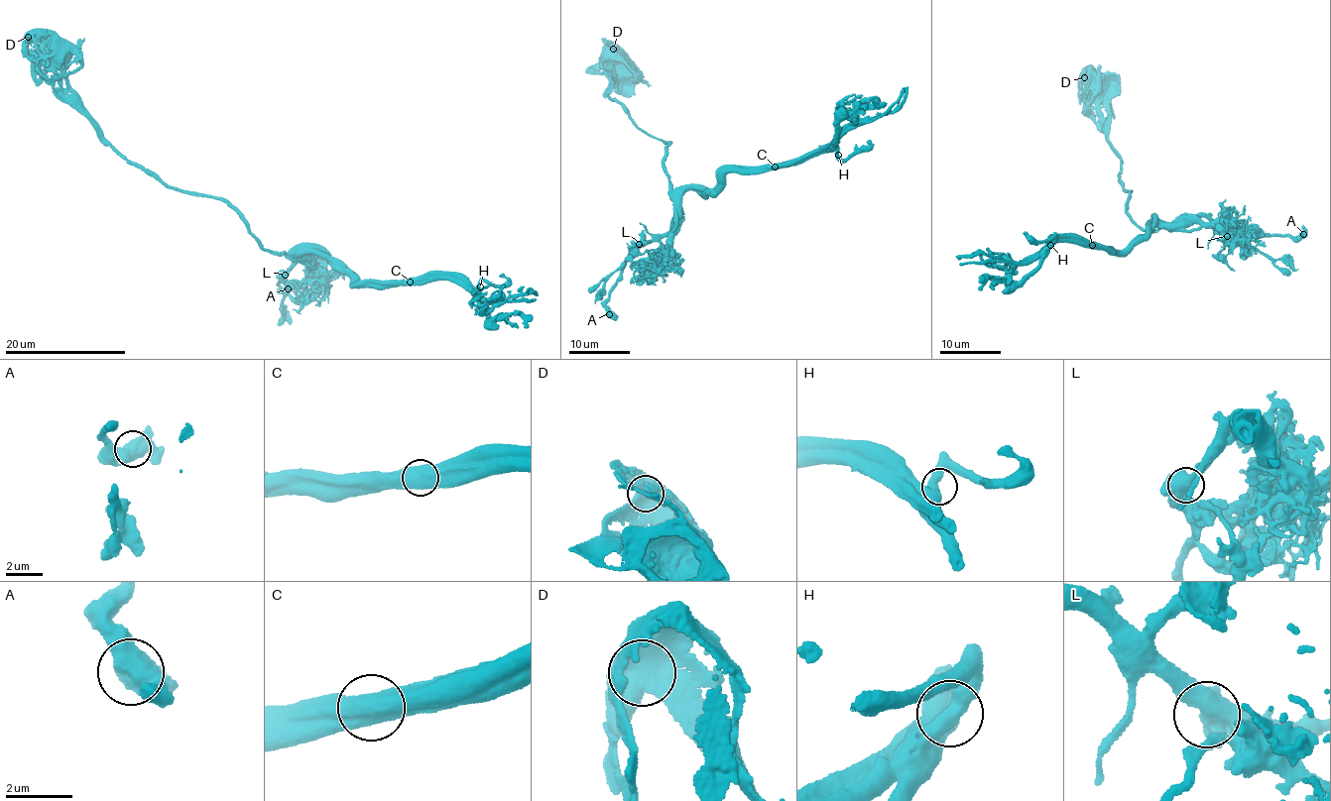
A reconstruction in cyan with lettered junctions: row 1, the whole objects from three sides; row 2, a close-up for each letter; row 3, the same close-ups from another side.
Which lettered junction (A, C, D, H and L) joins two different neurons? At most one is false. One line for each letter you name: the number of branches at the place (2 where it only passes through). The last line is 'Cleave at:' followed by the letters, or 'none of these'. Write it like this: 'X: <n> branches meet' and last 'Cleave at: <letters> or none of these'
C: 2 branches meet
Cleave at: C

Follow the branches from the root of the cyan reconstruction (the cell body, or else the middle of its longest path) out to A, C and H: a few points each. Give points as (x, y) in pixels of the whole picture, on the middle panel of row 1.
A: (616, 69), (614, 78), (605, 73), (608, 96), (667, 143), (675, 216), (629, 258), (609, 314)
C: (616, 69), (606, 91), (667, 142), (672, 189), (774, 167)
H: (616, 69), (606, 91), (667, 142), (672, 189), (838, 155)

